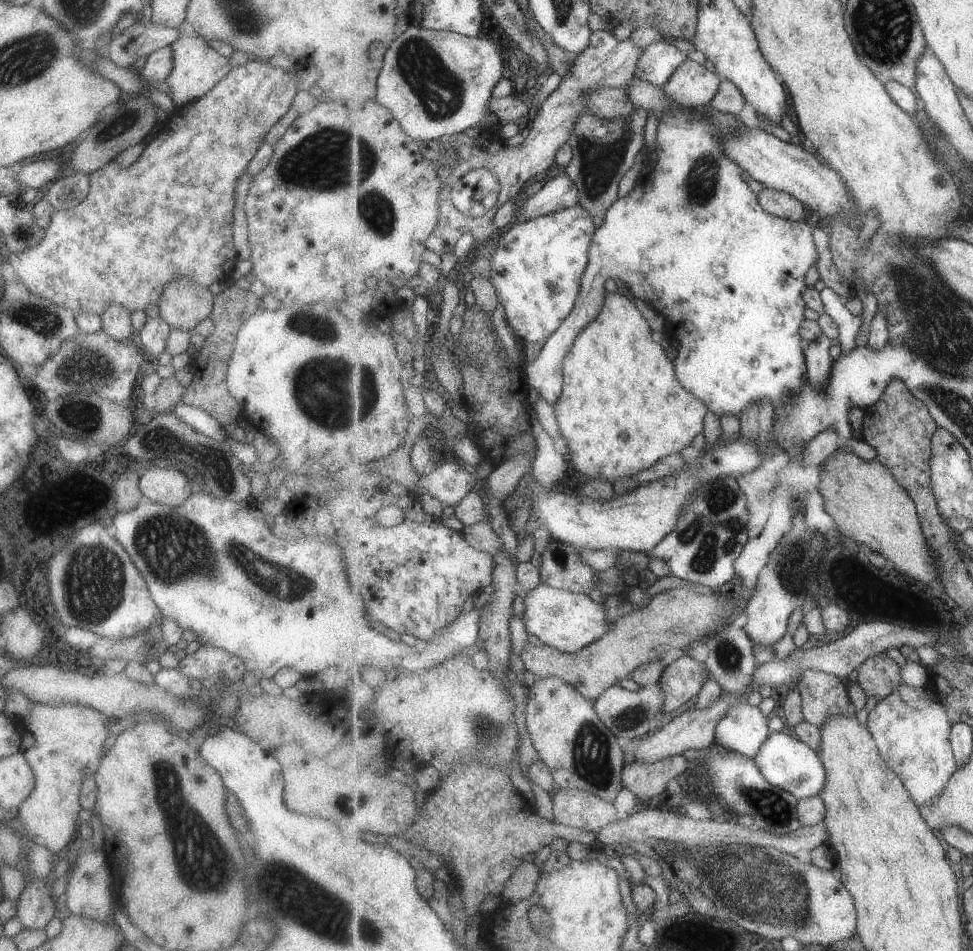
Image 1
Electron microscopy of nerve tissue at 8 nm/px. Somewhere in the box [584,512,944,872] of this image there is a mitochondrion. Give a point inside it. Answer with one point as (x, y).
(770, 808)

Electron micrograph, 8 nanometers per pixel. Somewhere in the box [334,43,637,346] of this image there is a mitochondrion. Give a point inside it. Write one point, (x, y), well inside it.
(601, 159)

